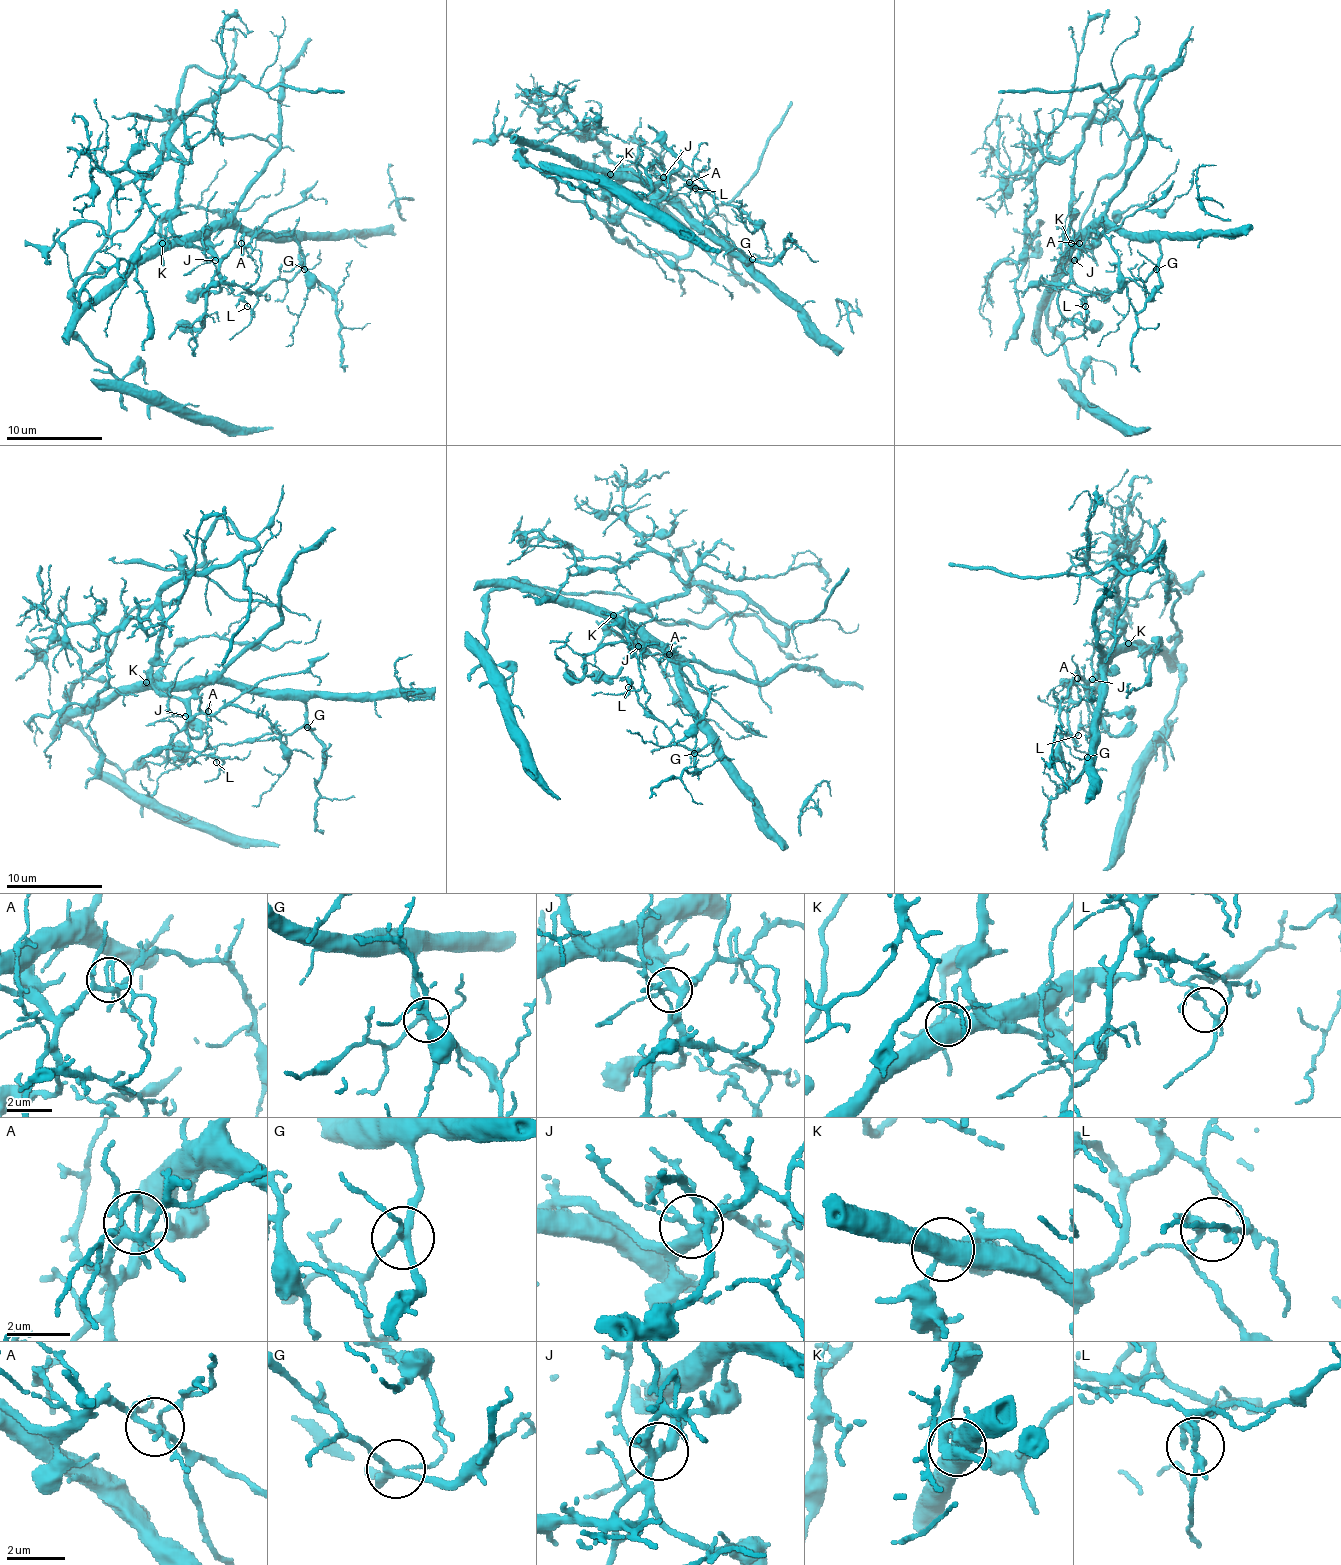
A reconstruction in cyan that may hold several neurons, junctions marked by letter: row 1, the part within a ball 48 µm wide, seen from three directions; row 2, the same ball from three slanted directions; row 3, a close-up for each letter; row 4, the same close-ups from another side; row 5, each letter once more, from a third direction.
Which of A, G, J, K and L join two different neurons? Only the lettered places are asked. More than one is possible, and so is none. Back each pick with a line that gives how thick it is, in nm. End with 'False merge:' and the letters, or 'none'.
K: Thickness 480 nm
L: Thickness 140 nm
False merge: K, L

